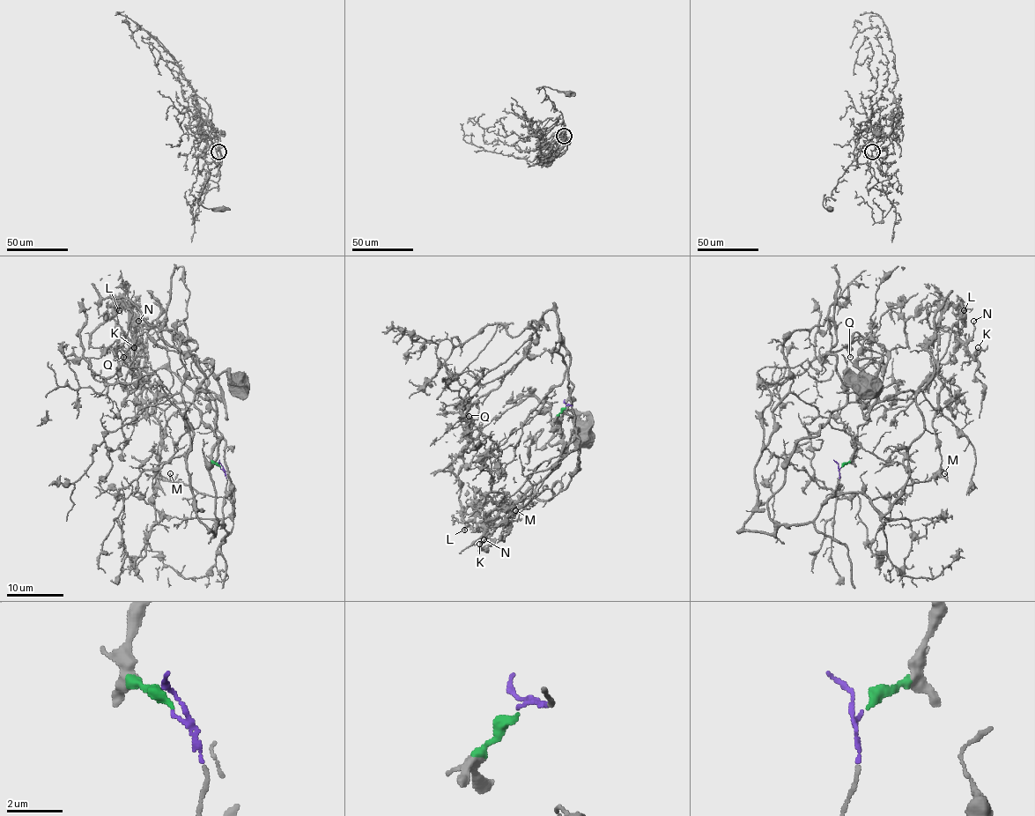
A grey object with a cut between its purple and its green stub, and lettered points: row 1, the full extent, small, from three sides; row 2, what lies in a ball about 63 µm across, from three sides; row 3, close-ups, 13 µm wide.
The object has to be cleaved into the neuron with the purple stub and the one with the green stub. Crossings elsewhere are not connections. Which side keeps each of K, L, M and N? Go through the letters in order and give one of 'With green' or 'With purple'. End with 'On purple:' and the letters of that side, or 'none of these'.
K: With green
L: With green
M: With purple
N: With green
On purple: M

